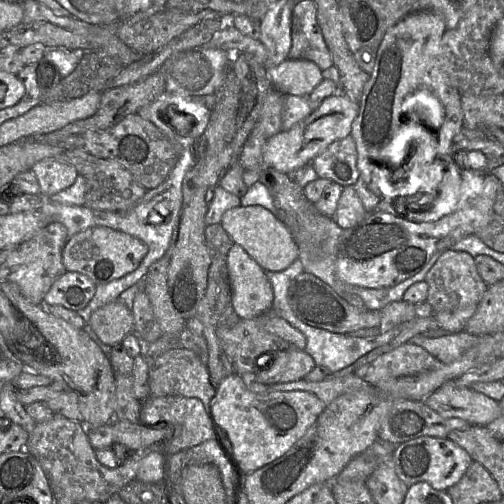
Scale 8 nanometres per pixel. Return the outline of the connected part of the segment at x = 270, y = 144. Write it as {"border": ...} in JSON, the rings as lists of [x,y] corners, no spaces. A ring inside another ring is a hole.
{"border":[[[343,94],[326,98],[314,111],[289,130],[271,136],[262,150],[264,164],[279,172],[289,174],[312,163],[332,143],[349,136],[352,124],[359,113],[359,103]]]}

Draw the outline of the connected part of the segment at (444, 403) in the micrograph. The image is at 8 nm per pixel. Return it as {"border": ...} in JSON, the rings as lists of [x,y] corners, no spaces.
{"border":[[[450,381],[428,396],[424,403],[444,418],[459,418],[470,425],[484,426],[497,419],[499,402]]]}

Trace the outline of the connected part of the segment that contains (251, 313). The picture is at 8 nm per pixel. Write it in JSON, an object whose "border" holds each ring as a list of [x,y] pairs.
{"border":[[[239,244],[231,247],[227,267],[232,304],[240,319],[251,319],[272,309],[274,294],[266,272]]]}

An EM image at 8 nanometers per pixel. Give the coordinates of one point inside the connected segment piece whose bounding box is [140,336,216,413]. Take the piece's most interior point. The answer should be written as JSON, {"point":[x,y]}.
{"point":[179,372]}

